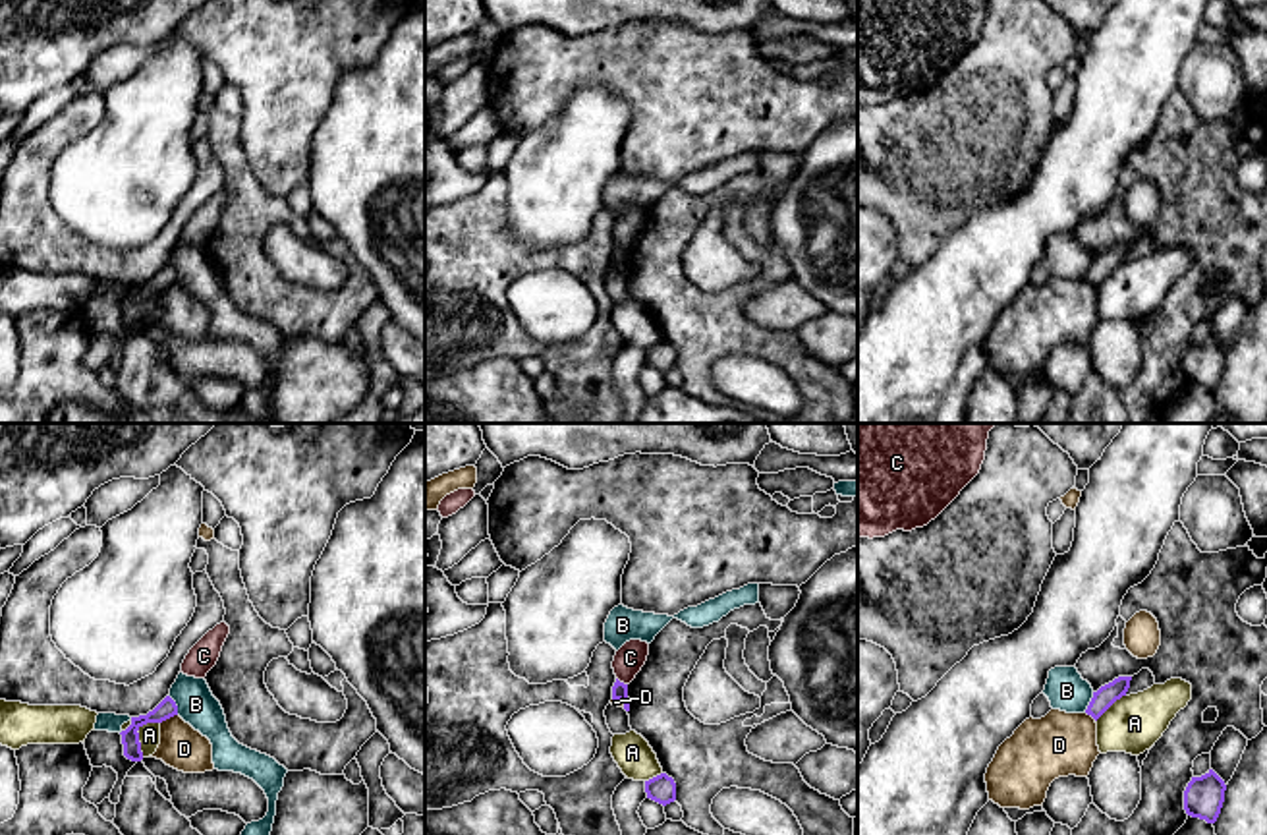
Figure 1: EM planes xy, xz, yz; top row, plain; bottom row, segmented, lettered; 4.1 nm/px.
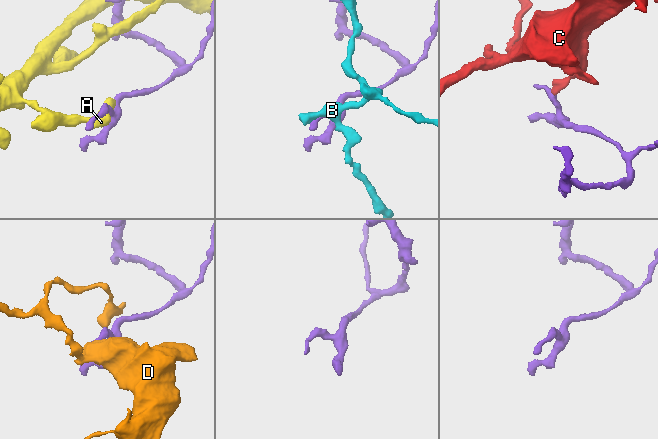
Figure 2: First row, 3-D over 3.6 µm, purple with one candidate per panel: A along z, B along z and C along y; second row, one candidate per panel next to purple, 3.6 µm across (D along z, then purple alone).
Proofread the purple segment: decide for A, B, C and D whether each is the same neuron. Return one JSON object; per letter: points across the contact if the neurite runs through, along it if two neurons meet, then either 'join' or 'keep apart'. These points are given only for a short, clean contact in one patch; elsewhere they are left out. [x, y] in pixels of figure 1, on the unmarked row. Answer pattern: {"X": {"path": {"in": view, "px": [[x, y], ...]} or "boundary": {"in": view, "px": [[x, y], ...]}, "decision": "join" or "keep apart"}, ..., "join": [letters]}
{"A": {"decision": "keep apart"}, "B": {"decision": "keep apart"}, "C": {"boundary": {"in": "xz", "px": [[617, 244], [626, 252]]}, "decision": "keep apart"}, "D": {"decision": "keep apart"}, "join": []}

